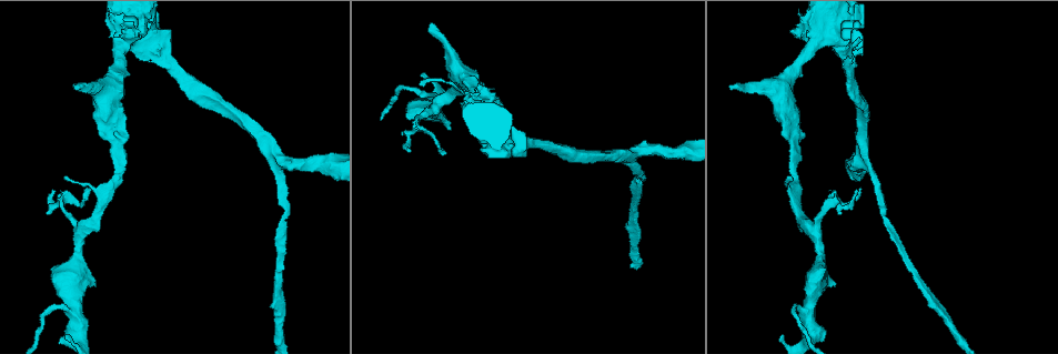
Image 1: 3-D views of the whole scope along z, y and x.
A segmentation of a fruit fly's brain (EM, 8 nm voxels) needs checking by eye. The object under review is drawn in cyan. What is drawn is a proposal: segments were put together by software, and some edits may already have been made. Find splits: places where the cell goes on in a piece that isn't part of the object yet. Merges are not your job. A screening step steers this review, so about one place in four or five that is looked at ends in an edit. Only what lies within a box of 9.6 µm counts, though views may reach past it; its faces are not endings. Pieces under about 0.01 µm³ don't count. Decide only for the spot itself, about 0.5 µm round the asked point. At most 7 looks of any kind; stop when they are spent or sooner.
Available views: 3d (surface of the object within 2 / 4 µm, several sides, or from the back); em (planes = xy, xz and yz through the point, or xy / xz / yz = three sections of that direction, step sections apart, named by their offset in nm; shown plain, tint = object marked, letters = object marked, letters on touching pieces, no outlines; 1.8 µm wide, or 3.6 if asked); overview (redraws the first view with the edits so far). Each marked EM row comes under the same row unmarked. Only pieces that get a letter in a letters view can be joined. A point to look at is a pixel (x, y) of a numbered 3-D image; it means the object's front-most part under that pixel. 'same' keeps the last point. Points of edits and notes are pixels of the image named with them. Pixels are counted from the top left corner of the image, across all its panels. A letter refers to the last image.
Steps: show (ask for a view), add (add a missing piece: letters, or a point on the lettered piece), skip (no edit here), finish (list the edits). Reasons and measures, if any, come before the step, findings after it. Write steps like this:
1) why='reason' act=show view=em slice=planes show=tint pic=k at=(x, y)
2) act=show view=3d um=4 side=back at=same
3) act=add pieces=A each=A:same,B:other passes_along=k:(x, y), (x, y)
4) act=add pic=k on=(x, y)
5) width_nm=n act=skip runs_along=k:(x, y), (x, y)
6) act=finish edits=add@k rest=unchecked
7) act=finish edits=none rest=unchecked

why='side arm on a straight run' act=show view=em slice=xy step=16 show=tint pic=1 at=(268, 154)

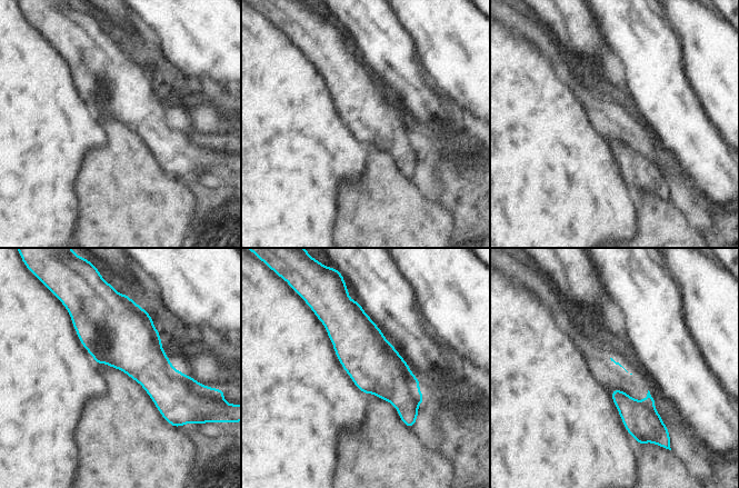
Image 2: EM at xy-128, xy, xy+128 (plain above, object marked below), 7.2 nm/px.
why='another direction' act=show view=em slice=planes show=letters at=same

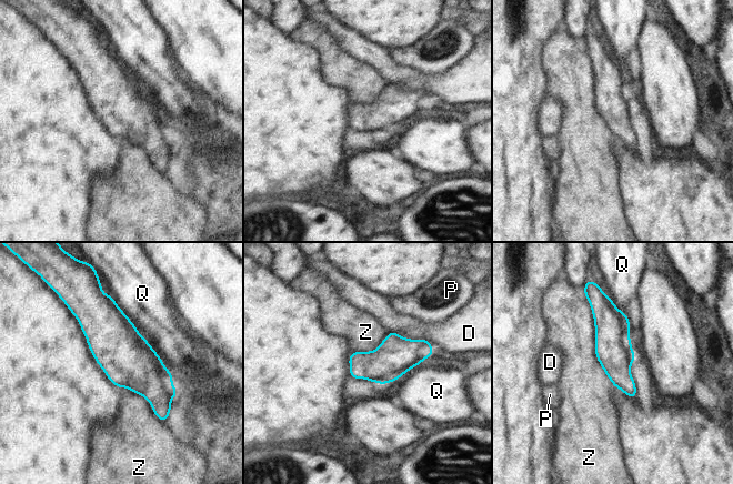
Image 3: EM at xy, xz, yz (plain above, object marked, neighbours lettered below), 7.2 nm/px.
act=skip each=D:other,P:other,Q:other,Z:other found='none of them fits'

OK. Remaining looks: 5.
act=show view=3d um=4 pic=1 at=(62, 199)

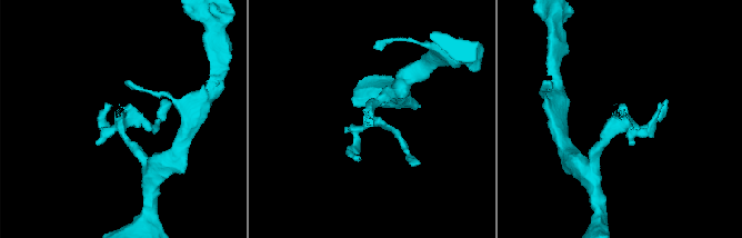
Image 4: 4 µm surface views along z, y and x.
act=show view=em slice=planes show=letters pic=4 at=(372, 117)

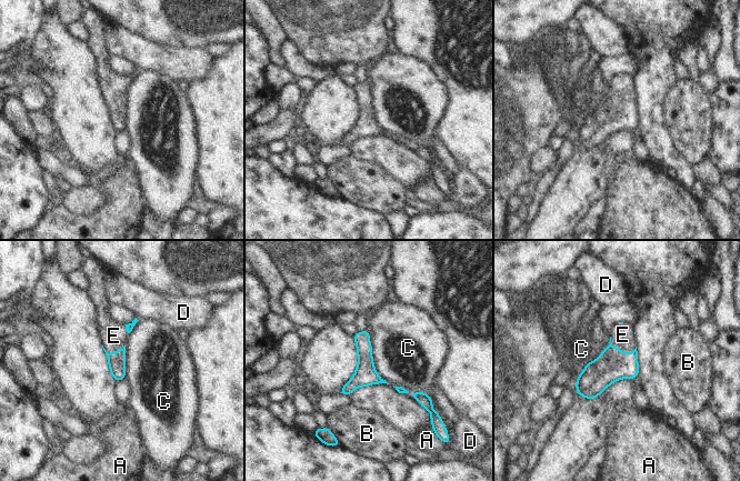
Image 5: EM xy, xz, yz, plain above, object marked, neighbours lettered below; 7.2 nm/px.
width_nm=130 act=add pieces=E each=A:other,B:other,C:other,D:other,E:same found='the cell continues'

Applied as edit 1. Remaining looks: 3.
why='free end' act=show view=em slice=planes show=tint pic=1 at=(73, 87)

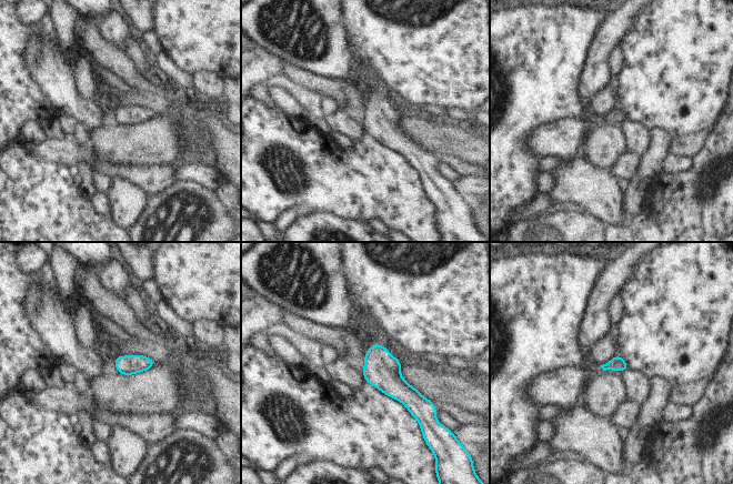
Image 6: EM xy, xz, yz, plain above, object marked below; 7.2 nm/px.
why='what lies round it' act=show view=em slice=planes show=letters at=same

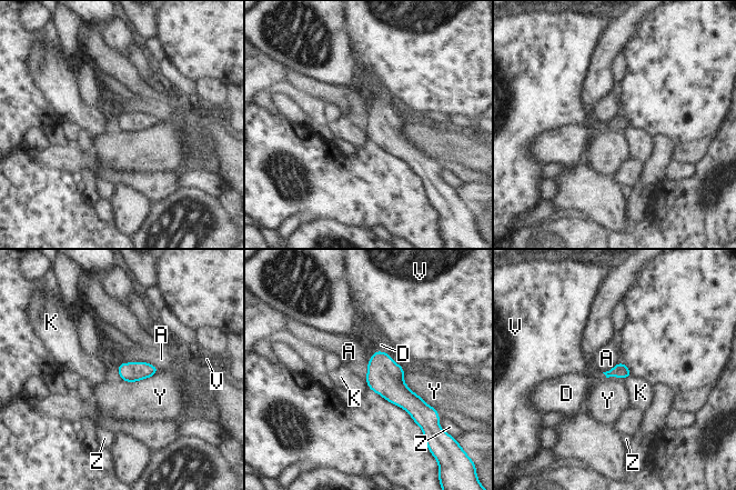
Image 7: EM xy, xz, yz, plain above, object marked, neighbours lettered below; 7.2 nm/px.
longest_contact=Y:360nm act=add pieces=D each=A:other,D:same,K:other,V:other,Y:other,Z:other passes_along=7:(384, 377), (383, 352), (381, 344) found='the cell continues'

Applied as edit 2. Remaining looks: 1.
act=finish edits=add@5,add@7 rest=unchecked

